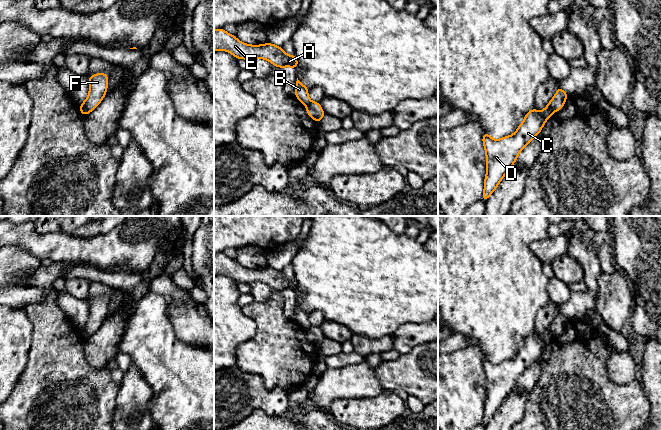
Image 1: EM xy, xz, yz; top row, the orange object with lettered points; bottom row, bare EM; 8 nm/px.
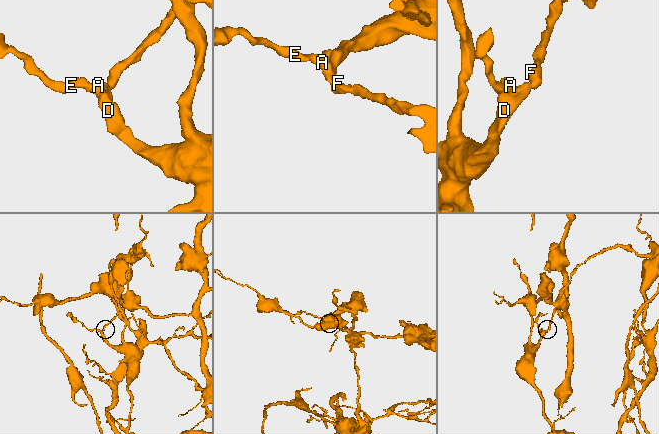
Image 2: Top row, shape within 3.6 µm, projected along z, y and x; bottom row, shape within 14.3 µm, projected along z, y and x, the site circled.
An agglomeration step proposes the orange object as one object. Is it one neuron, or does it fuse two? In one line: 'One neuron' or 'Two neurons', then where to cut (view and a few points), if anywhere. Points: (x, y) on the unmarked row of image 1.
Two neurons. Split along yz (548, 329), (552, 336)

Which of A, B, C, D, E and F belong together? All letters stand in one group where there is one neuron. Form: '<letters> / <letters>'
A B C D E / F

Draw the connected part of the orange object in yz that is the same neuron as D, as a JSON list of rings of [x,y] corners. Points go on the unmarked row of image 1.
[[[546,330],[542,336],[530,334],[513,359],[495,364],[487,356],[483,357],[487,395],[484,405],[483,425],[498,411],[505,398],[514,389],[519,377],[542,354],[552,335]]]

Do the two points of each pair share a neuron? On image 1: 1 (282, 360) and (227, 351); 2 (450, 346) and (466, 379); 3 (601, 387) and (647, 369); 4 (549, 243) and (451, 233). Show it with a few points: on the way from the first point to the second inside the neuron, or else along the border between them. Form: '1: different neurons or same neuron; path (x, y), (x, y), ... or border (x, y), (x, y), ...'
1: different neurons; border (252, 336), (237, 346), (235, 364)
2: different neurons; border (475, 345), (469, 345), (448, 353)
3: different neurons; border (639, 378), (649, 400)
4: different neurons; border (548, 236), (530, 244), (531, 251), (543, 263)

